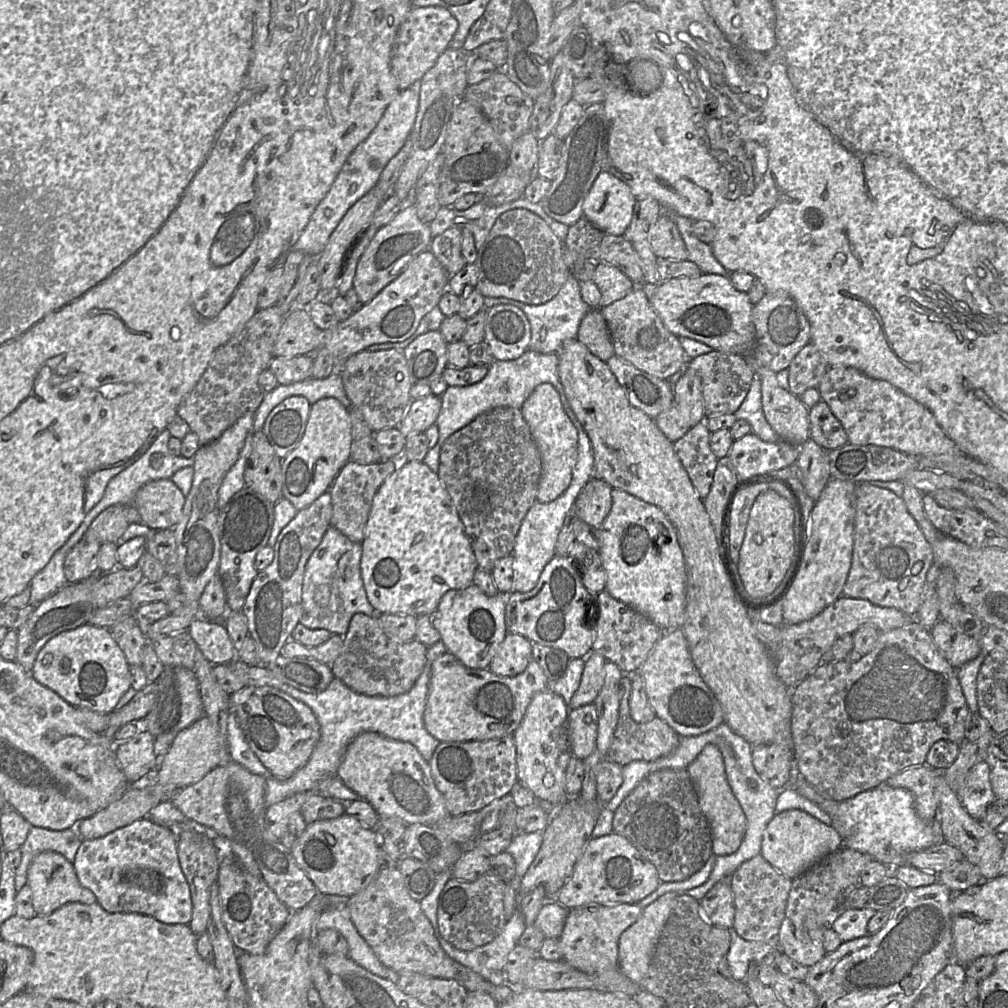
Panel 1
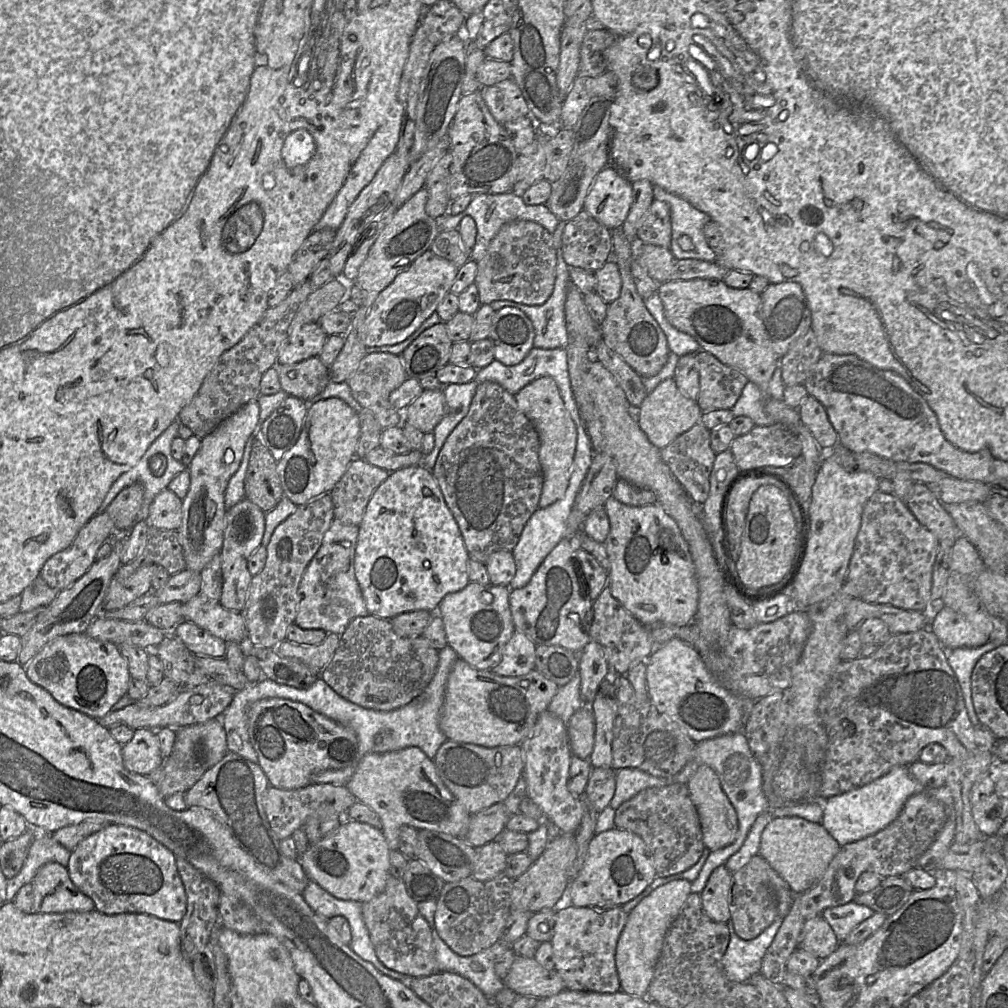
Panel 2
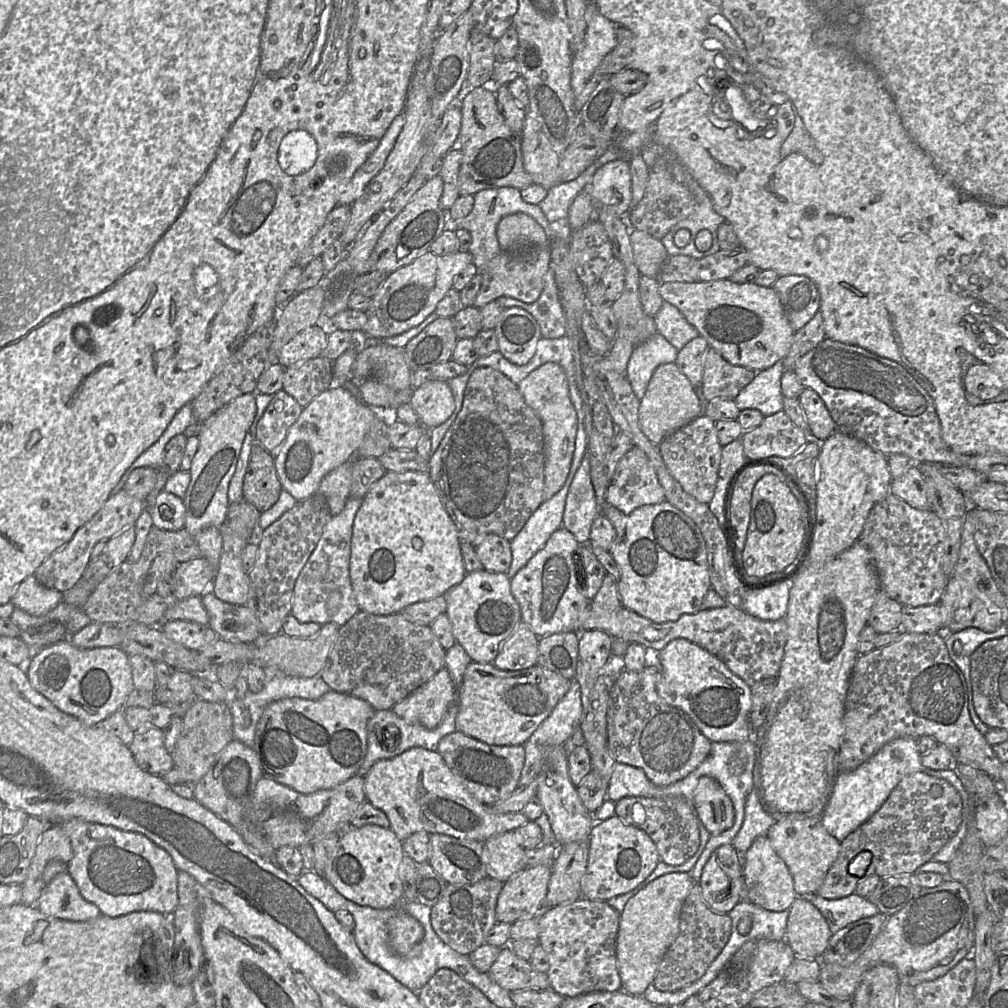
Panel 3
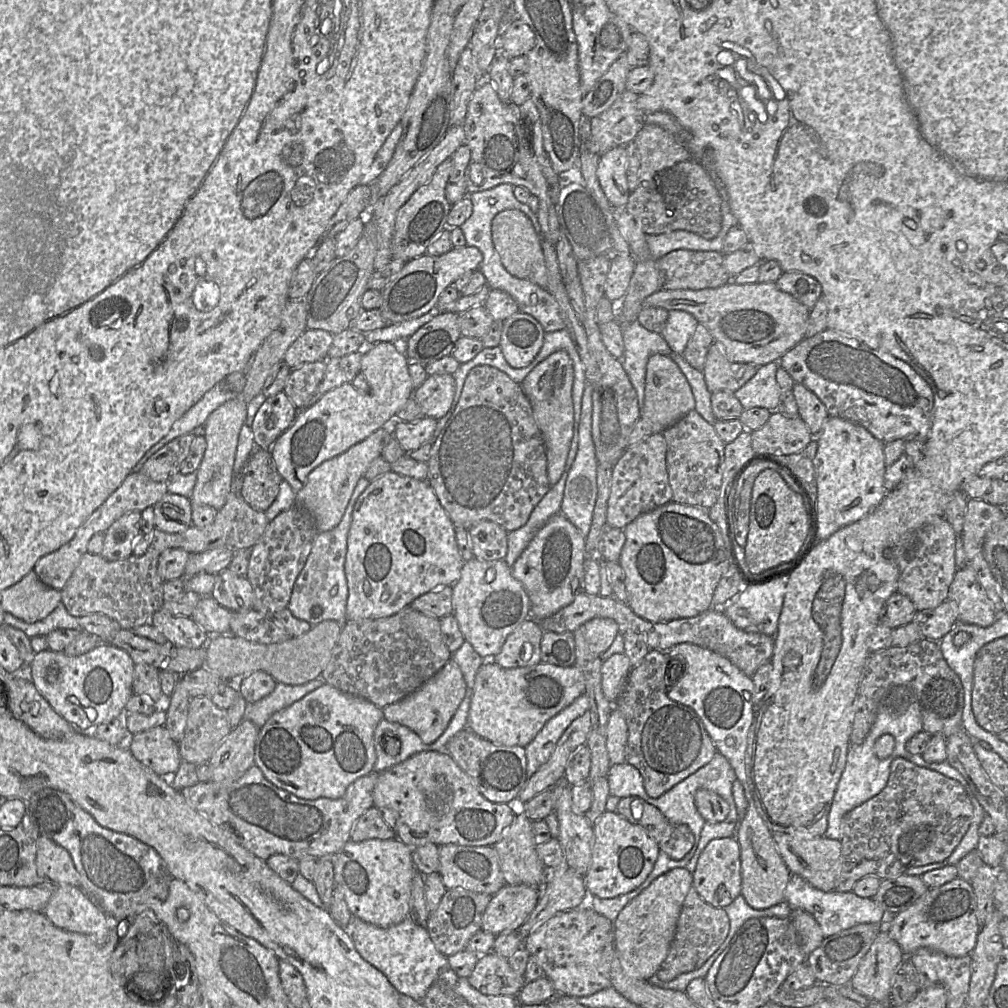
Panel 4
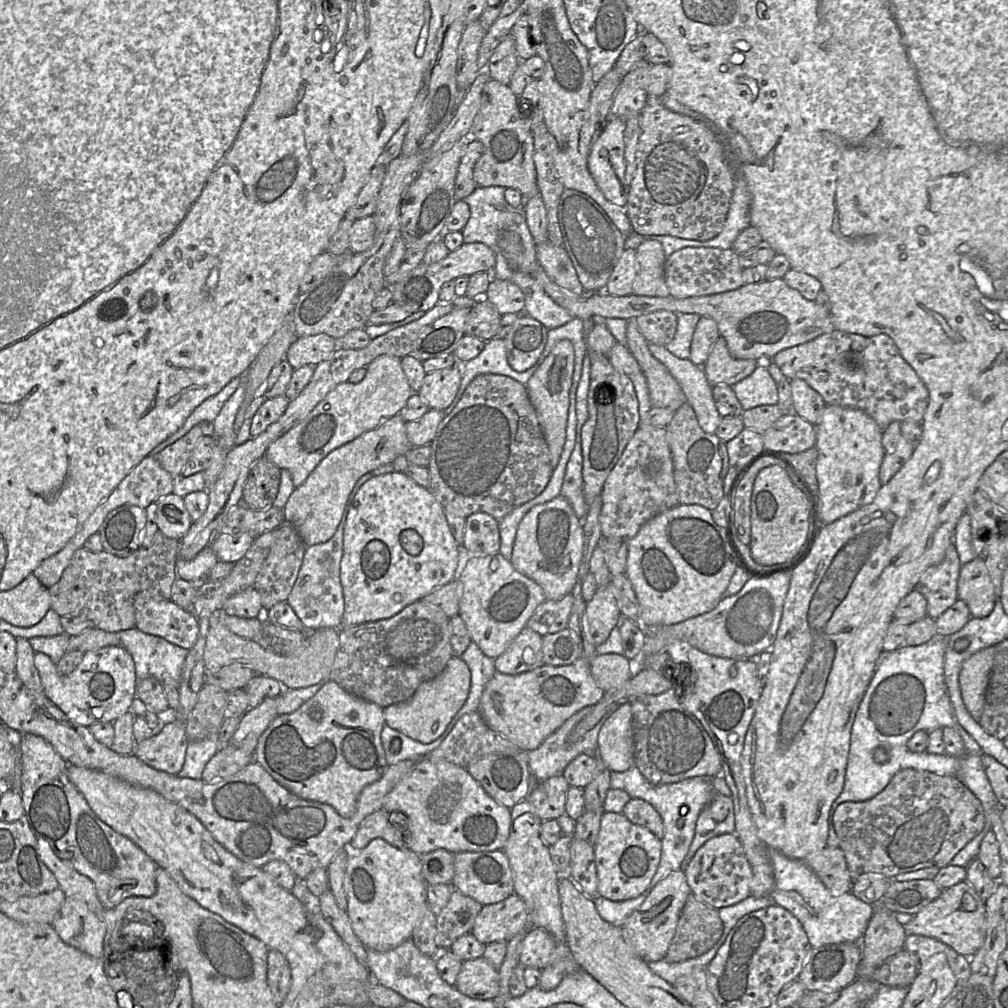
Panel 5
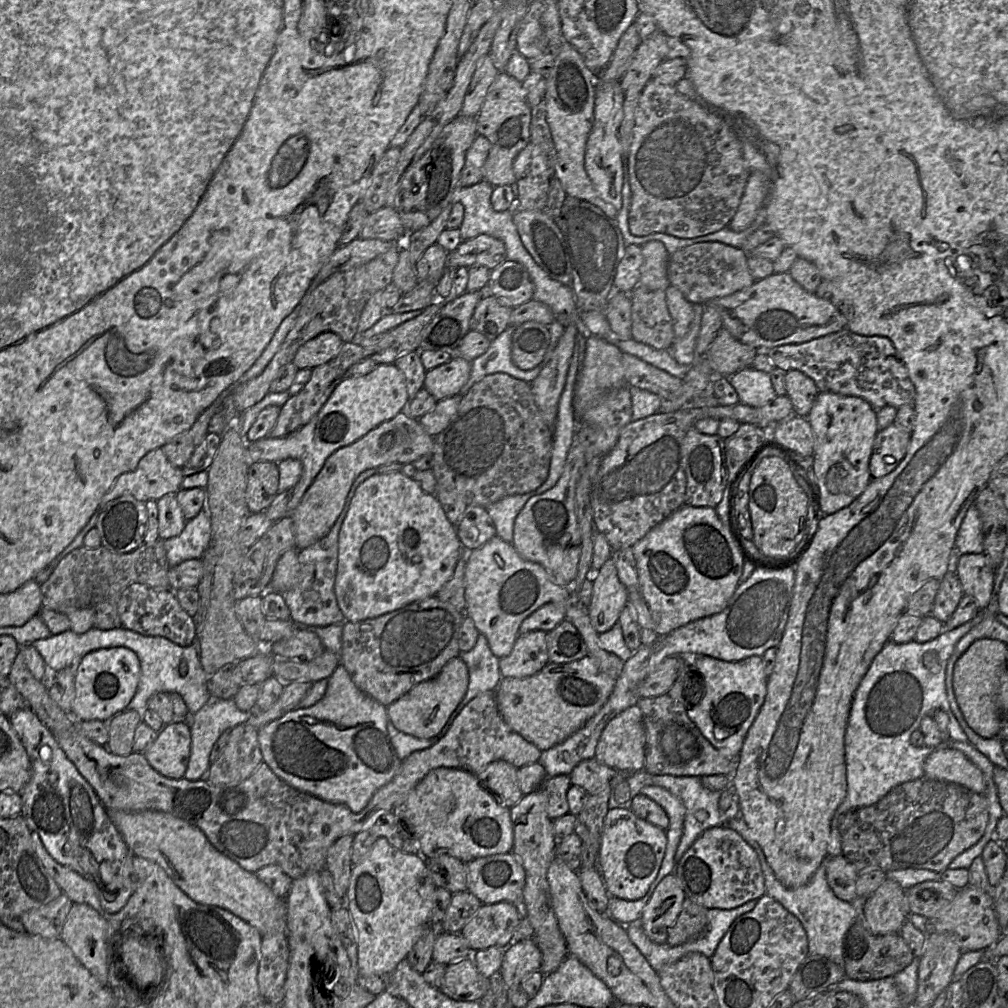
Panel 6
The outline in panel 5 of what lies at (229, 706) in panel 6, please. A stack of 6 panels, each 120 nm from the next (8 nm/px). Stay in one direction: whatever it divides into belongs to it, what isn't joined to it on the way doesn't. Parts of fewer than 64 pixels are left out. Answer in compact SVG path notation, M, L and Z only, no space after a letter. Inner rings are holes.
M219 732L211 733L200 740L189 741L184 765L177 775L202 779L205 765L219 749Z

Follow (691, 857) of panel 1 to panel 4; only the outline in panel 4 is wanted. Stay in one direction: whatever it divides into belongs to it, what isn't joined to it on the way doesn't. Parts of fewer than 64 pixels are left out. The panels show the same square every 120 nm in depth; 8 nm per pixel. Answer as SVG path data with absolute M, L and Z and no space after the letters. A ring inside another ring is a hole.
M639 797L621 798L616 812L630 823L641 826L647 834L653 838L661 851L664 851L674 860L682 859L692 848L694 836L688 826L684 824L674 825L657 809Z

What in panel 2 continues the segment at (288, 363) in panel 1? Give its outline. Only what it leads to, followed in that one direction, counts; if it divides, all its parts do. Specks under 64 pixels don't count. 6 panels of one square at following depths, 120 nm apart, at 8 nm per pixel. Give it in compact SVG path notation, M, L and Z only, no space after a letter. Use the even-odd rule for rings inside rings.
M317 356L291 365L278 363L275 367L278 372L281 389L289 396L300 398L305 402L317 402L312 400L319 395L330 382L330 369L324 365Z

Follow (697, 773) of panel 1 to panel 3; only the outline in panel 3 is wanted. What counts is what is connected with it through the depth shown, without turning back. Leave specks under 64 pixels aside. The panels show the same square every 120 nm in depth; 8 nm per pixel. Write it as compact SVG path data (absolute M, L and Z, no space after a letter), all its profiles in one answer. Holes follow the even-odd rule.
M702 776L693 792L693 807L700 823L710 835L718 835L734 823L734 808L729 796L713 778Z

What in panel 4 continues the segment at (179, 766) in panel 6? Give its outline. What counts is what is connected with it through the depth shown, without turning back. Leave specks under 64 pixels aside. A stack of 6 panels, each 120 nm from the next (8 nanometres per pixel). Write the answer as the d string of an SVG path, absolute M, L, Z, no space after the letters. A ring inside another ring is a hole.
M164 725L133 734L129 750L143 765L163 777L174 774L182 762L179 744Z

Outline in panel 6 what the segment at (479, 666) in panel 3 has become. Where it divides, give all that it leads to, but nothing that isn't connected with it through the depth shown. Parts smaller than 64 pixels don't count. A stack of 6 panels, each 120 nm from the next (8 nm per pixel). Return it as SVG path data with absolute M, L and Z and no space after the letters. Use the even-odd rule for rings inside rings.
M587 655L565 664L549 662L529 677L502 678L495 697L505 723L543 752L563 742L593 717L609 699L615 683Z

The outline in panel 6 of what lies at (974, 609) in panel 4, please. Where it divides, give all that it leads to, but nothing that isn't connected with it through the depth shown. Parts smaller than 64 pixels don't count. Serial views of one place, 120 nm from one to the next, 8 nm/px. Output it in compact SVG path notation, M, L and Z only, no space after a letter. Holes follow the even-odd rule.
M984 553L961 554L954 559L952 571L960 581L964 595L974 597L980 611L991 603L995 570Z

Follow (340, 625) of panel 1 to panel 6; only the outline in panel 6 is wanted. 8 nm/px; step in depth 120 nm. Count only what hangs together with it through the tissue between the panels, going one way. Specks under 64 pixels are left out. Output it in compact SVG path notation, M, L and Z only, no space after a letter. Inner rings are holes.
M376 468L367 469L359 474L347 495L345 505L329 533L316 543L299 550L300 575L296 585L284 593L290 610L290 619L303 627L319 627L346 621L335 595L334 585L338 564L338 539L341 526L347 515L351 500L358 486L370 476L377 474Z

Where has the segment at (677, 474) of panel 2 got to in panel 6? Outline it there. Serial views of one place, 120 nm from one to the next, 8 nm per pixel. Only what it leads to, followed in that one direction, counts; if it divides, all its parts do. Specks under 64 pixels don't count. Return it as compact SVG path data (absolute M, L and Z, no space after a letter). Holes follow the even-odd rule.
M693 426L683 439L682 457L686 474L686 505L715 508L723 497L728 478L724 439L717 434L702 434Z

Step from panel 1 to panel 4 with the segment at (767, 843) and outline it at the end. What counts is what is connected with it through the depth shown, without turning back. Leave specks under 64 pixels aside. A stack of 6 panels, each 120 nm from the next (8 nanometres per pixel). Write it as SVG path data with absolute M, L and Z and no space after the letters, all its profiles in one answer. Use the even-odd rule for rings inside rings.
M773 833L780 856L791 874L805 879L813 887L824 892L835 889L835 882L841 868L841 842L823 836Z

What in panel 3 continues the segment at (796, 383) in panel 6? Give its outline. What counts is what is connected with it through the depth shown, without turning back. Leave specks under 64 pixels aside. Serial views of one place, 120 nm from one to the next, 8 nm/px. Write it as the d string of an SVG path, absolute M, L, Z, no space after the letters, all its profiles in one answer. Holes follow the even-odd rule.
M804 387L799 401L809 425L809 439L818 442L827 439L836 430L836 424L824 401L808 387Z

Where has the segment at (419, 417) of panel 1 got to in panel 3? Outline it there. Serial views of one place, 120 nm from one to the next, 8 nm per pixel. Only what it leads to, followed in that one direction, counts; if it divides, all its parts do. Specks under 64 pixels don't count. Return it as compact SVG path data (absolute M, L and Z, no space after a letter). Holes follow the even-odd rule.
M432 379L412 390L410 405L427 429L435 428L452 415L455 401L448 380Z

